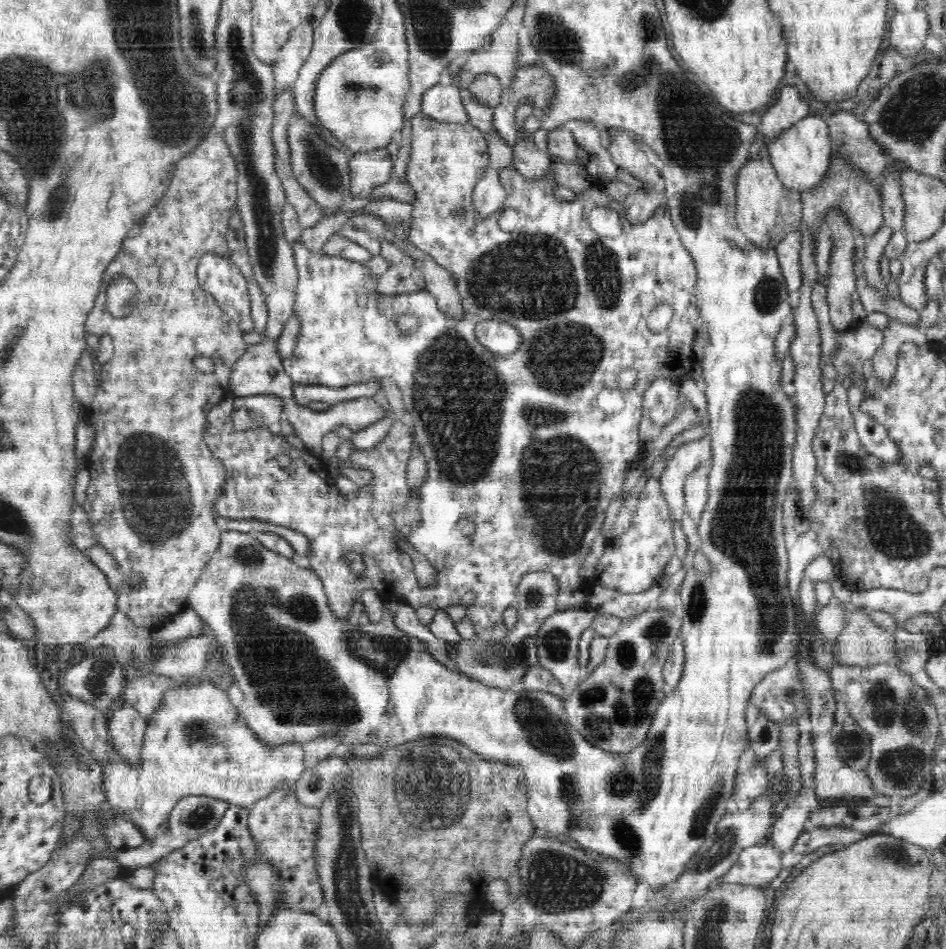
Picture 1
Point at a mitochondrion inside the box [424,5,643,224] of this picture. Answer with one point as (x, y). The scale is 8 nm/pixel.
(555, 37)

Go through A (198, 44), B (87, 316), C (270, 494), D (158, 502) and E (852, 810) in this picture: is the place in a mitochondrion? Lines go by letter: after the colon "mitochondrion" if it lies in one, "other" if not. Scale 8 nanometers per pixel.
A: mitochondrion
B: other
C: other
D: mitochondrion
E: other

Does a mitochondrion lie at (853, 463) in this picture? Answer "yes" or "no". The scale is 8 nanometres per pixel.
yes

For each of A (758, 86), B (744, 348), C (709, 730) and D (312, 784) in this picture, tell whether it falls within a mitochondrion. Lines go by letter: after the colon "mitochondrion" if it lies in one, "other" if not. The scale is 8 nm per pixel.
A: other
B: other
C: other
D: mitochondrion

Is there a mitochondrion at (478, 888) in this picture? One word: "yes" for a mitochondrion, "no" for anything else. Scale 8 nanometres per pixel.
no

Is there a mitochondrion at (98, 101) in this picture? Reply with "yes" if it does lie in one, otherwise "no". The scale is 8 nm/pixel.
yes

